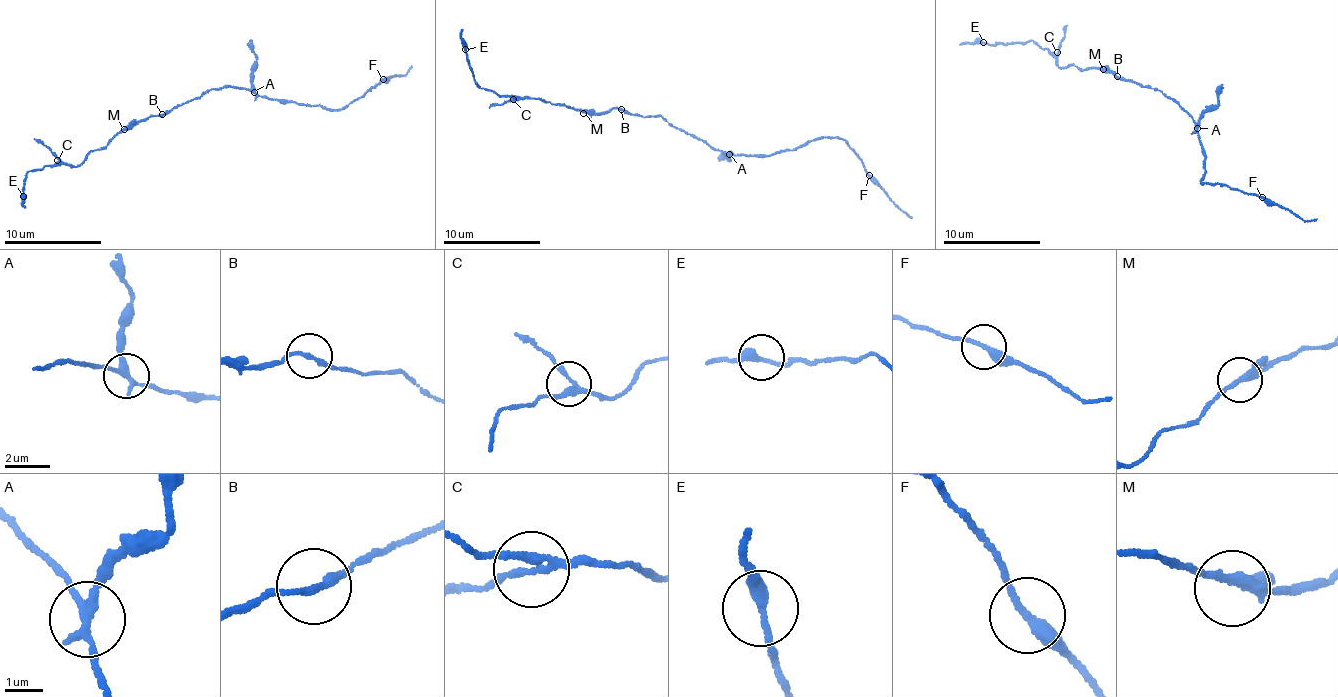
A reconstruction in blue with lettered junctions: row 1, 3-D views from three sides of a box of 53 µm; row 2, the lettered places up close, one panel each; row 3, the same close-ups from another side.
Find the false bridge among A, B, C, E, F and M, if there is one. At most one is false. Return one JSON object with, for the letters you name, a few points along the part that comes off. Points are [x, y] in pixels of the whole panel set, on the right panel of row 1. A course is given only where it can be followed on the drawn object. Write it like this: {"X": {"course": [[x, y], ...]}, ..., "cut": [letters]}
{"A": {"course": [[1197, 127], [1207, 110], [1218, 104], [1217, 89], [1222, 83]]}, "cut": ["A"]}

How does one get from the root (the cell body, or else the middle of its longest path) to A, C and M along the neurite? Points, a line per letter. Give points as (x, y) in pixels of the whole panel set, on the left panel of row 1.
A: (206, 92), (226, 86), (253, 91)
C: (206, 92), (163, 114), (130, 123), (115, 132), (104, 148), (89, 151), (79, 165), (70, 166), (57, 160)
M: (206, 92), (163, 114), (139, 119), (124, 129)

